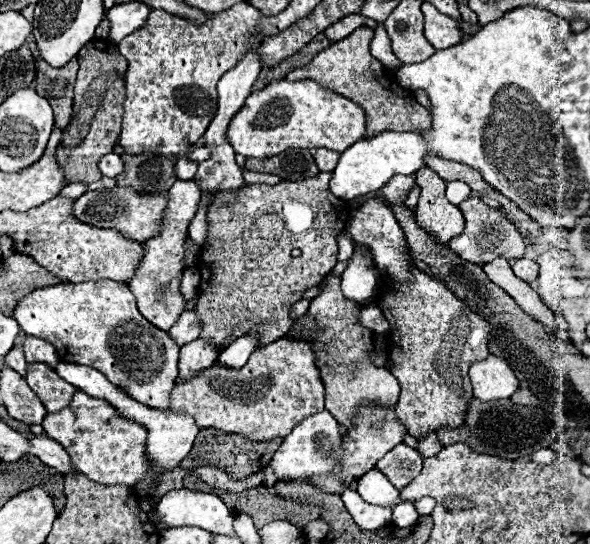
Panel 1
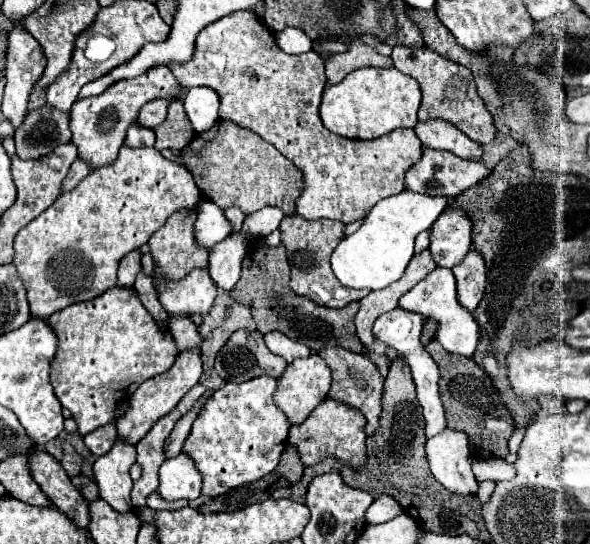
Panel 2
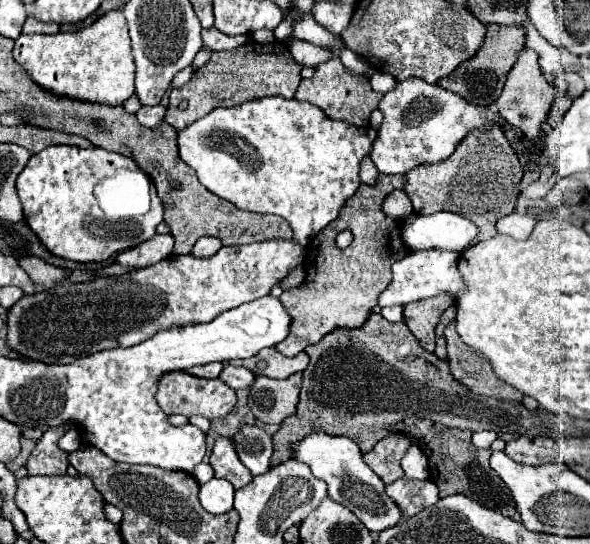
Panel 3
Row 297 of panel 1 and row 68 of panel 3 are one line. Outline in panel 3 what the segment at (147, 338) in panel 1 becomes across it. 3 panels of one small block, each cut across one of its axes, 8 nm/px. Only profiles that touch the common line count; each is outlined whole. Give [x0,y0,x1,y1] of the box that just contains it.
[12,10,134,106]

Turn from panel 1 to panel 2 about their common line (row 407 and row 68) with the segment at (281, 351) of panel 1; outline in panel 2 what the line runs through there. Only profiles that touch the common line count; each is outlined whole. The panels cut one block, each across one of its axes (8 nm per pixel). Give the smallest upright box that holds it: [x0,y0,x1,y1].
[170,12,422,224]

